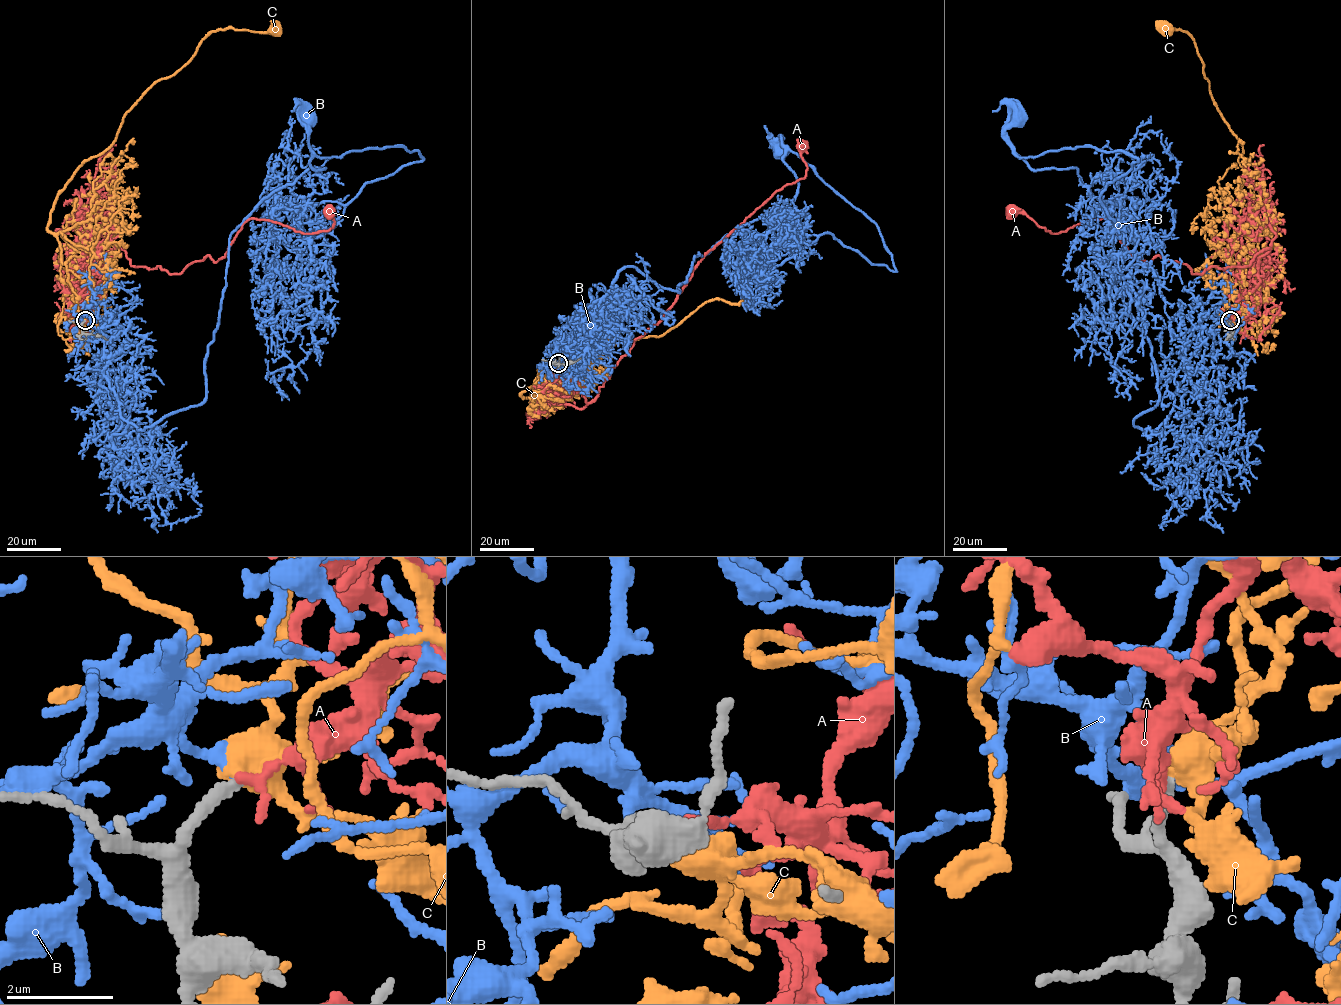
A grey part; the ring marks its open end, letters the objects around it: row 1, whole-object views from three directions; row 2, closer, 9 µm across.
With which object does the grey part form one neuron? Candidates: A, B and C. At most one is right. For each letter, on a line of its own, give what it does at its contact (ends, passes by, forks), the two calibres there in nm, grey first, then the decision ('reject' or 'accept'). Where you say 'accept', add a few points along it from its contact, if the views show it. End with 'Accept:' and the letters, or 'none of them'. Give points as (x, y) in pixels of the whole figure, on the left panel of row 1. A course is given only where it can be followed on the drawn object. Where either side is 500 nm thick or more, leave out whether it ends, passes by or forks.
A: it ends; calibres 220 and 200 nm; reject
B: it ends; calibres 220 and 190 nm; reject
C: it passes by; calibres 240 and 440 nm; reject
Accept: none of them

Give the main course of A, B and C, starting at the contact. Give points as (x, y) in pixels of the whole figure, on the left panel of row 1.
A: (84, 321), (78, 295), (114, 250), (179, 273), (222, 258), (252, 218), (313, 233), (332, 227), (329, 211)
B: (84, 321), (103, 323), (103, 376), (137, 428), (200, 404), (229, 238), (325, 168), (310, 163), (309, 117)
C: (84, 321), (47, 229), (57, 196), (110, 145), (137, 101), (212, 32), (276, 32)

